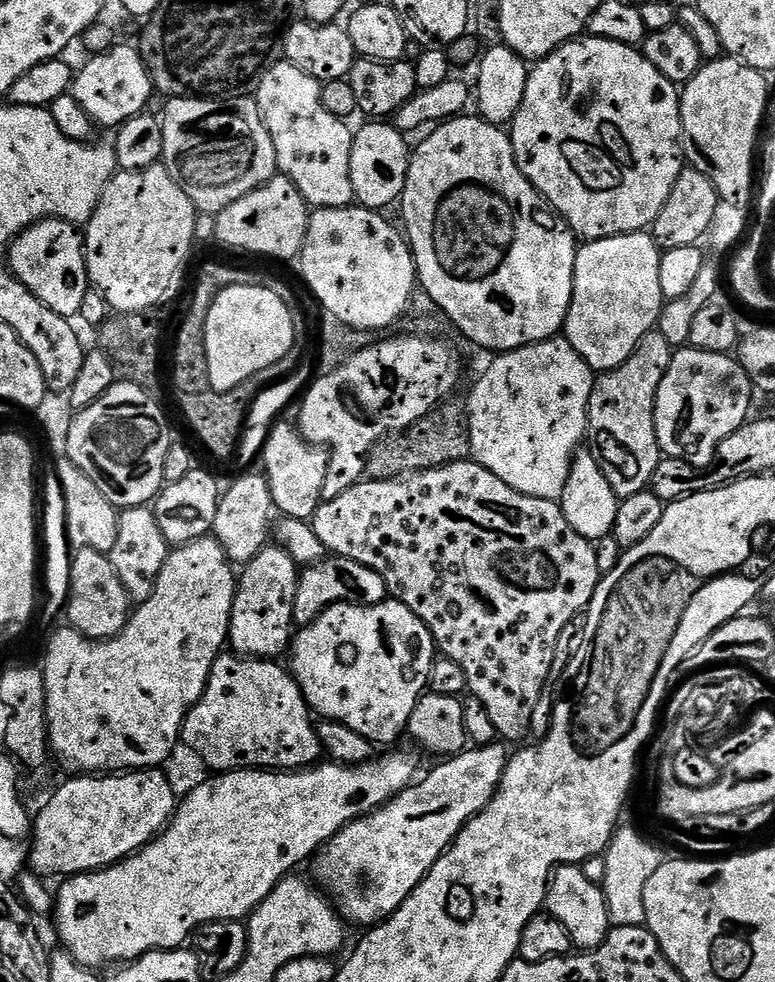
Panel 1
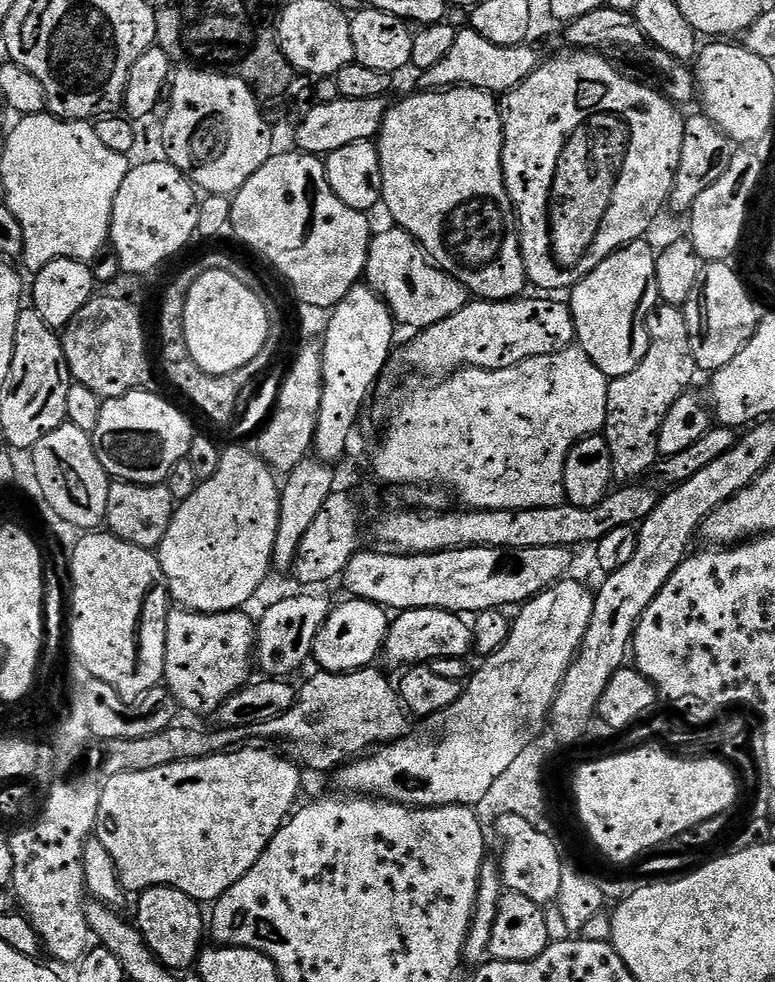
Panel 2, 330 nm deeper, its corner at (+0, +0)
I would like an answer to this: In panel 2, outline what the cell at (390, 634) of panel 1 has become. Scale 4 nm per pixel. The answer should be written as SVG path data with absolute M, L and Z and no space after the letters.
M415 608L399 613L391 621L383 655L388 656L392 664L424 666L435 660L467 657L467 652L471 653L473 648L472 629L463 615L433 608Z

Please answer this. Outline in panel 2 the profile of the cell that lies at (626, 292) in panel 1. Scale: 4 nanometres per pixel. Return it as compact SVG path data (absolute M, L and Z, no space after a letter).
M641 238L635 240L633 244L624 245L606 257L594 270L590 270L590 274L586 274L586 278L582 278L570 290L576 344L587 354L590 362L594 362L594 366L598 366L598 370L602 370L602 374L606 374L609 378L630 374L630 370L634 370L634 366L642 362L648 349L648 315L660 300L656 277L658 252L655 247L652 249L648 242L647 239Z

